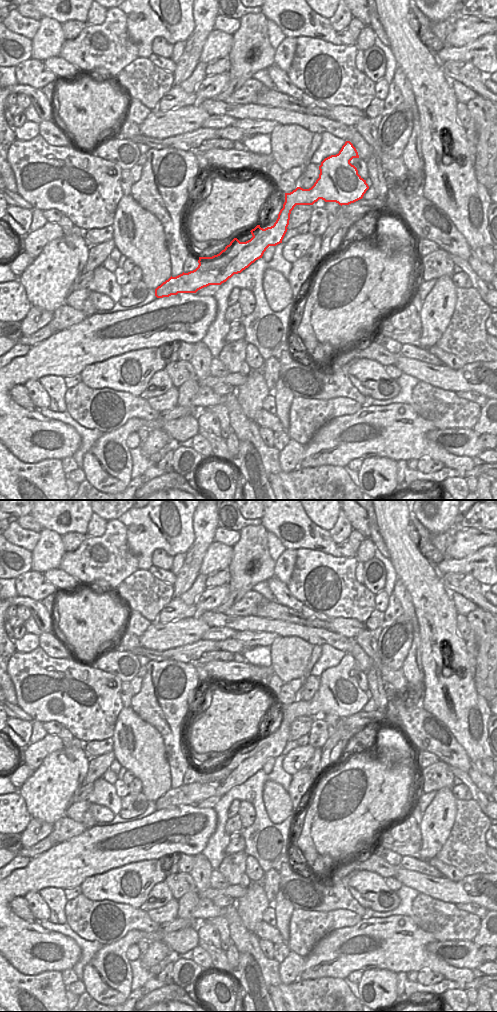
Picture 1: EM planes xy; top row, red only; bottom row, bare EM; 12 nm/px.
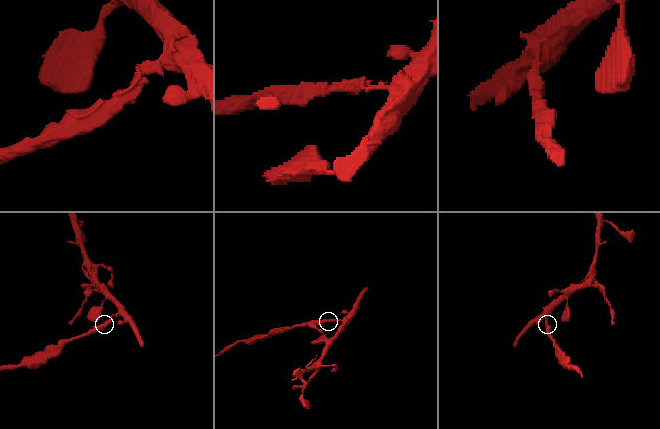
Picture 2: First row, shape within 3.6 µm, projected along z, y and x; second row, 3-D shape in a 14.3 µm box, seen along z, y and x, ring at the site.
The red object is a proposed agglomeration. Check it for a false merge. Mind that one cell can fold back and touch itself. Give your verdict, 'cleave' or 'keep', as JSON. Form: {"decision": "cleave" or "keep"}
{"decision": "cleave"}

